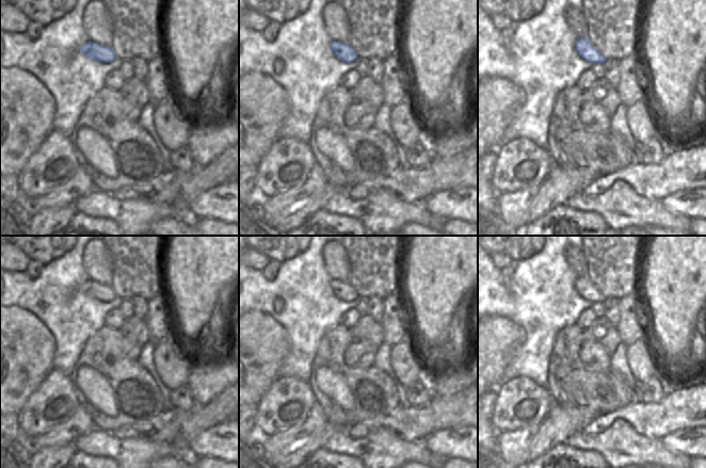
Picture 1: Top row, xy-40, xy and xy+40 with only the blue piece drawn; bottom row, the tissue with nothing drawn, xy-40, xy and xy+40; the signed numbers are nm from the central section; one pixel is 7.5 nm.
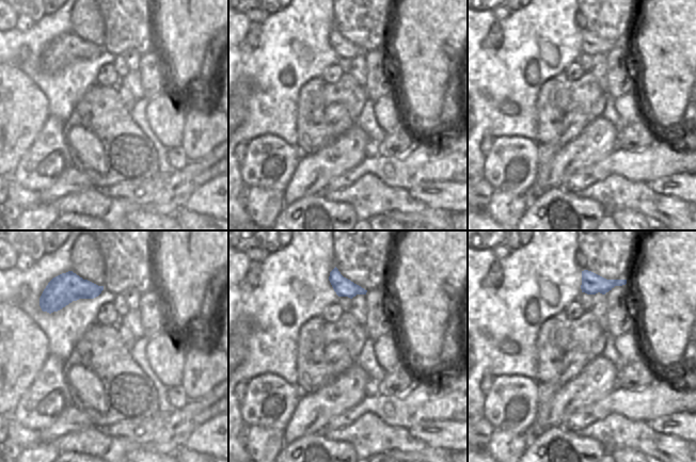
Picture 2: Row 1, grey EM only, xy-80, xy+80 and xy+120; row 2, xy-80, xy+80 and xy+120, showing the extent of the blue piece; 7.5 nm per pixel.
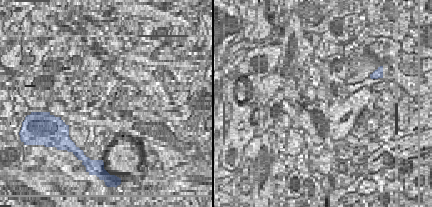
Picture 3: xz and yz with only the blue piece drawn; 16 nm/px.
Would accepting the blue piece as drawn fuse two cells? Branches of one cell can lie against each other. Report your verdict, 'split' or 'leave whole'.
leave whole

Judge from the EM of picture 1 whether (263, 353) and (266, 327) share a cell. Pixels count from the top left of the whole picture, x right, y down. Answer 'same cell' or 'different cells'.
same cell

